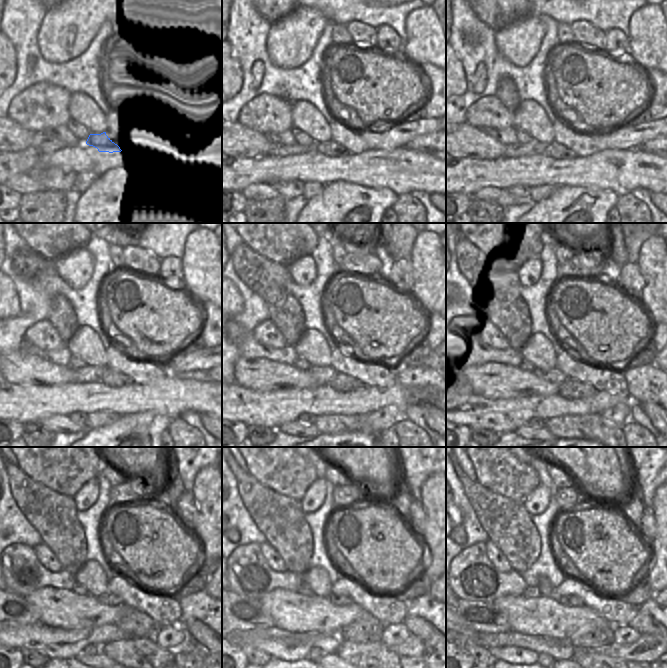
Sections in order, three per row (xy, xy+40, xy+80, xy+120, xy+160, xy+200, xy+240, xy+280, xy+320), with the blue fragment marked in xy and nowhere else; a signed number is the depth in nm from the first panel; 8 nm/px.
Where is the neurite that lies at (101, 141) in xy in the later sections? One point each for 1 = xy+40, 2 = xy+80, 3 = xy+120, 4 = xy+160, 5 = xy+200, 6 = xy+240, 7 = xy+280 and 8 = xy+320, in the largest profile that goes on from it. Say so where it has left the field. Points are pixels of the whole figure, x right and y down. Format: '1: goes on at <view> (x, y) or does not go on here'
1: goes on at xy+40 (330, 148)
2: goes on at xy+80 (555, 150)
3: goes on at xy+120 (112, 378)
4: goes on at xy+160 (342, 382)
5: goes on at xy+200 (572, 389)
6: goes on at xy+240 (135, 623)
7: goes on at xy+280 (367, 628)
8: goes on at xy+320 (586, 640)

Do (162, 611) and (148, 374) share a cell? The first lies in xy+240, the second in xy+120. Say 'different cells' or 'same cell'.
same cell

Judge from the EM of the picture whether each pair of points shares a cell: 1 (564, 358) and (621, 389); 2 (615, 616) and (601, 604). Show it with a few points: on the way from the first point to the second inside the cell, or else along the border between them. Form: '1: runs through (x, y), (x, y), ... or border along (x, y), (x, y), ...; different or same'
1: runs through (578, 368), (607, 379); same
2: runs through (612, 613), (604, 605); same

